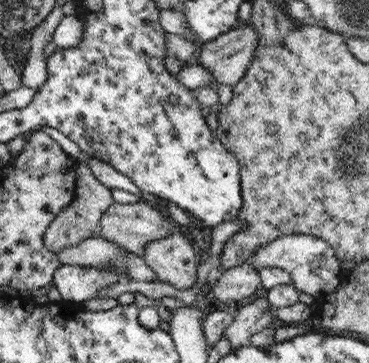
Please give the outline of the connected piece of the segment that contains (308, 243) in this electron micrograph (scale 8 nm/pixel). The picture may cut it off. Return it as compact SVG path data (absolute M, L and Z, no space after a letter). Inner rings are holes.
M286 235L264 246L261 246L248 260L247 263L257 268L278 267L286 270L292 277L292 283L299 292L306 292L310 296L318 299L322 294L331 294L338 284L341 283L340 275L343 273L341 268L342 260L335 253L335 250L321 238L310 235Z

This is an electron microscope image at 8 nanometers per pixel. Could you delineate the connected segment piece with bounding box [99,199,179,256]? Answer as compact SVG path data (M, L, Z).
M143 199L138 203L119 203L114 201L114 204L109 206L108 210L102 215L99 222L99 236L108 242L116 243L135 255L143 256L145 244L171 235L172 230L179 229L179 227L176 228L177 225L174 220L170 221L168 217L164 217L158 210L151 207L150 203Z

